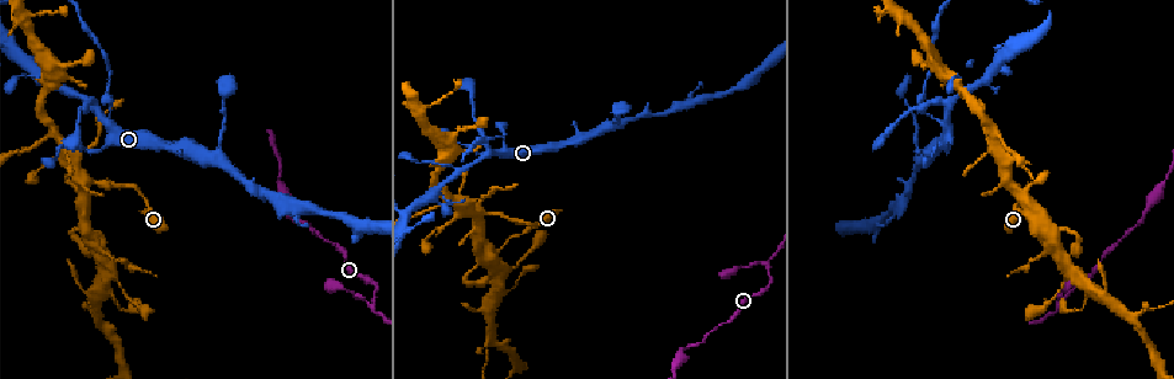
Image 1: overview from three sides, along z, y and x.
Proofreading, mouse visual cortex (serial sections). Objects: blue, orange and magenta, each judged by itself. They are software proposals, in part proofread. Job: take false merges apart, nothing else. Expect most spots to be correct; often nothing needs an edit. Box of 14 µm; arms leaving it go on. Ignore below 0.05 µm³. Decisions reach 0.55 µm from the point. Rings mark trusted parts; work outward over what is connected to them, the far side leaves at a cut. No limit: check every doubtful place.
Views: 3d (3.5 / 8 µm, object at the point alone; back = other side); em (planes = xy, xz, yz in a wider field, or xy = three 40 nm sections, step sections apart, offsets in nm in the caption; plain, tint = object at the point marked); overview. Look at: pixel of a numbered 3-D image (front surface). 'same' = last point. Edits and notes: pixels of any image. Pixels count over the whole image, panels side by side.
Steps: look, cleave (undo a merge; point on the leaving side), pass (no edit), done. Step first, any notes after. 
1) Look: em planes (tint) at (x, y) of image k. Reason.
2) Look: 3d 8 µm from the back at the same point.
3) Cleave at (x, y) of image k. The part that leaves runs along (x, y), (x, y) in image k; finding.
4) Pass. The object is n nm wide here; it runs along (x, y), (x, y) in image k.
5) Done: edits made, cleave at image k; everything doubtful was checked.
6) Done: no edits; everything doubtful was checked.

Look: 3d 3.5 µm from the back at (928, 115) of image 1.

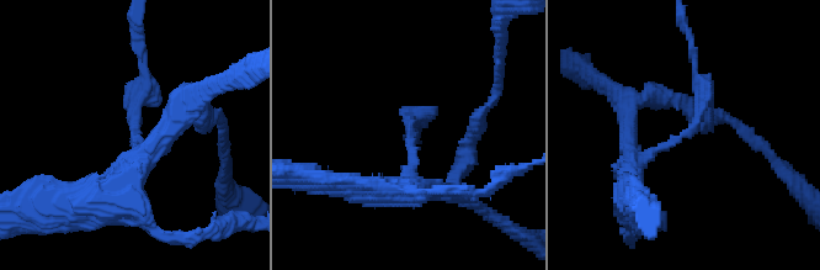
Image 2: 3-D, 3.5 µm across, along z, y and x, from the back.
Look: em xy step 3 (tint) at (137, 133) of image 2.

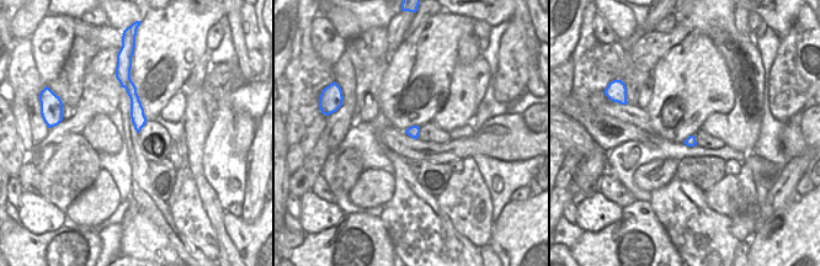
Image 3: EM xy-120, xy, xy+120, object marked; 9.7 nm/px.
Pass. It runs along (128, 81), (134, 97), (138, 127) in image 3; all the same cell.

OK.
Look: 3d 3.5 µm at (101, 151) of image 1. Sudden change in width.

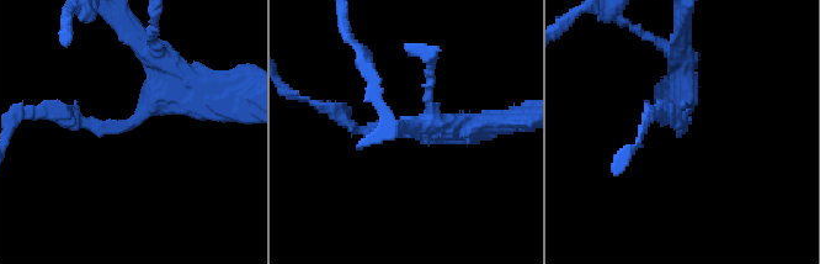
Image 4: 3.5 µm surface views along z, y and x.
Look: em planes (tint) at (131, 123) of image 4. The arms are 150, 350 nm wide; need the tissue.

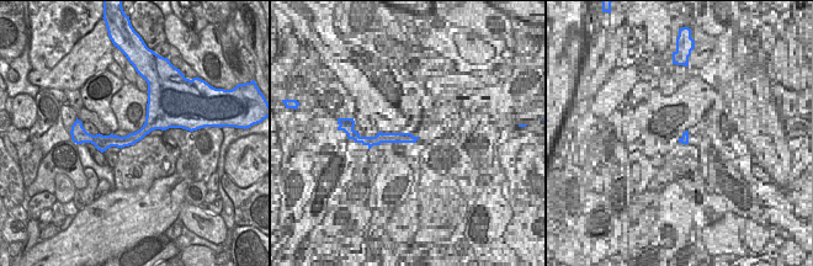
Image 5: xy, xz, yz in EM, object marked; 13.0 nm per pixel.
Pass. It runs along (168, 123), (152, 123), (127, 141), (93, 139) in image 5; continuous, no second cell.

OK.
Look: 3d 8 µm at (64, 92) of image 1. Three arms meet.

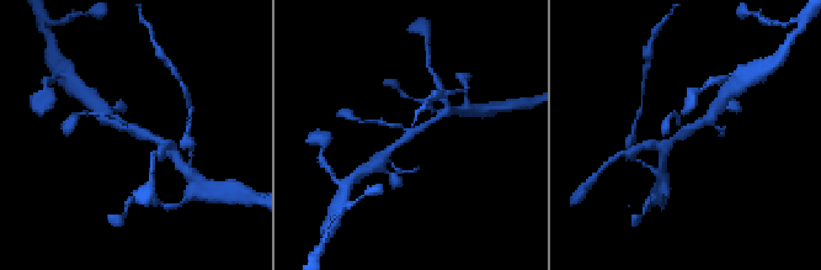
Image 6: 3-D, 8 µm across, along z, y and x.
Look: 3d 3.5 µm at (137, 131) of image 6. Zoom in.

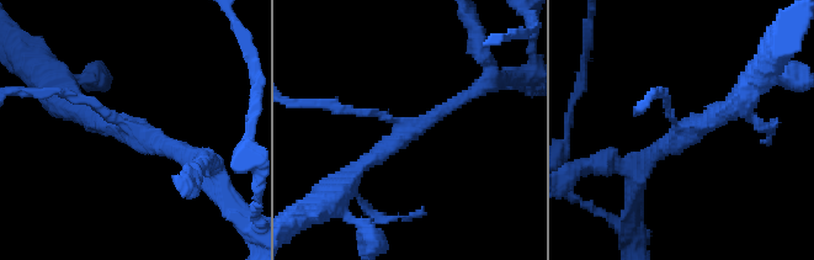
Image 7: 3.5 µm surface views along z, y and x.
Look: em planes (tint) at (409, 132) of image 7. 3 arms meet here; the arms are 100, 200, 200 nm wide.

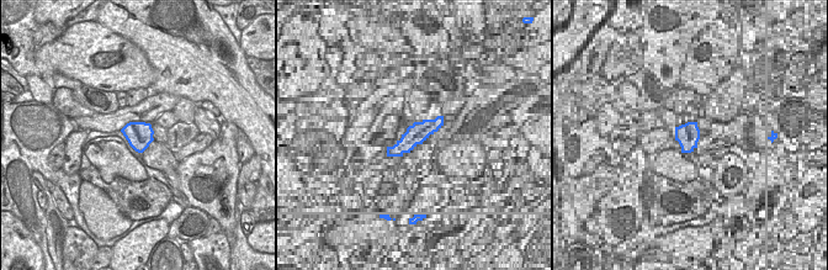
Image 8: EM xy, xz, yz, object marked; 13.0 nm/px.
Pass. It runs along (473, 90), (371, 157), (347, 179) in image 7; continuous, no second cell.

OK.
Look: 3d 8 µm at (925, 79) of image 1. Thick turns thin.

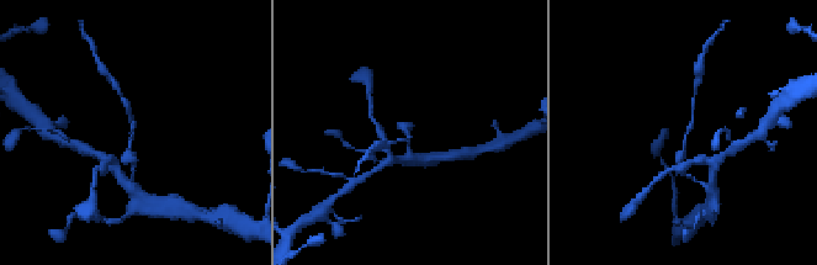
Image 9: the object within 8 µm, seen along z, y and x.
Look: 3d 3.5 µm at (408, 135) of image 9.

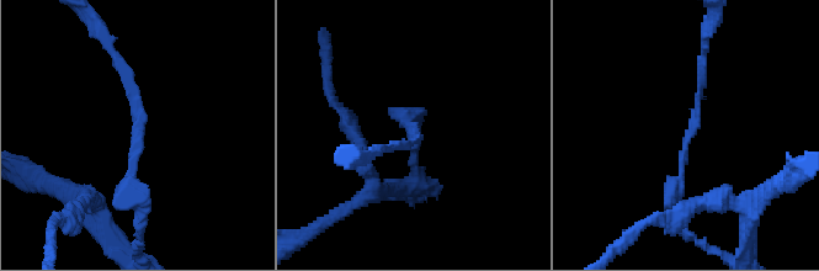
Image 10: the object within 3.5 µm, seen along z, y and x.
Look: em planes (tint) at (135, 138) of image 10. The arms are 100, 250 nm wide.

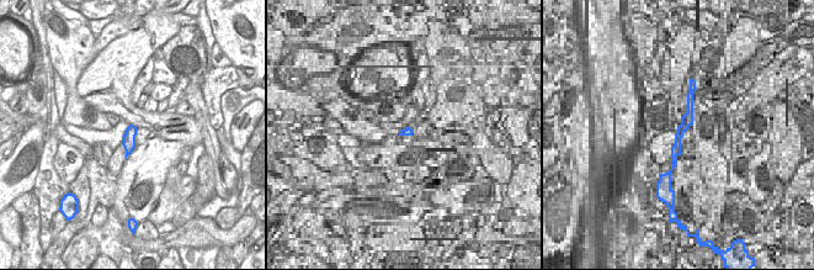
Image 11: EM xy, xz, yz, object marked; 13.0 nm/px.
Cleave at (137, 120) of image 10. The object is 160 nm wide here; the part that leaves runs along (132, 161), (139, 101), (112, 52) in image 10; two cells meet here.

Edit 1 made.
Look: 3d 3.5 µm from the back at (1056, 302) of image 1. Three arms meet.

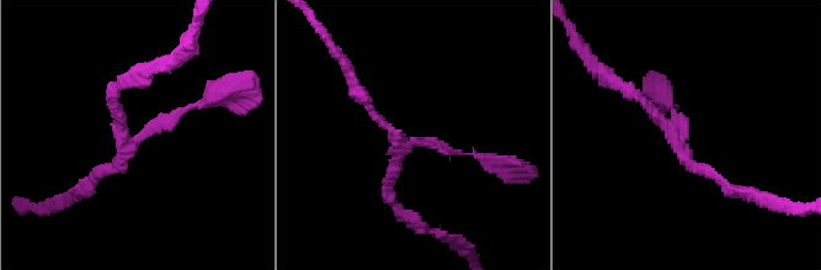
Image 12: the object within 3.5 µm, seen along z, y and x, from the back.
Look: em xy step 3 (tint) at (400, 145) of image 12. 3 arms meet here; the arms are 150, 150, 150 nm wide.

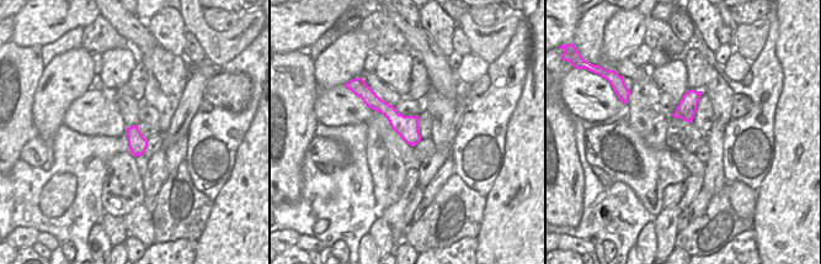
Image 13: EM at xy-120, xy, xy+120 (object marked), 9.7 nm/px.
Pass. It runs along (366, 98), (384, 107), (417, 137) in image 13; all the same cell.

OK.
Done: edits made, cleave at image 10; everything doubtful was checked.

